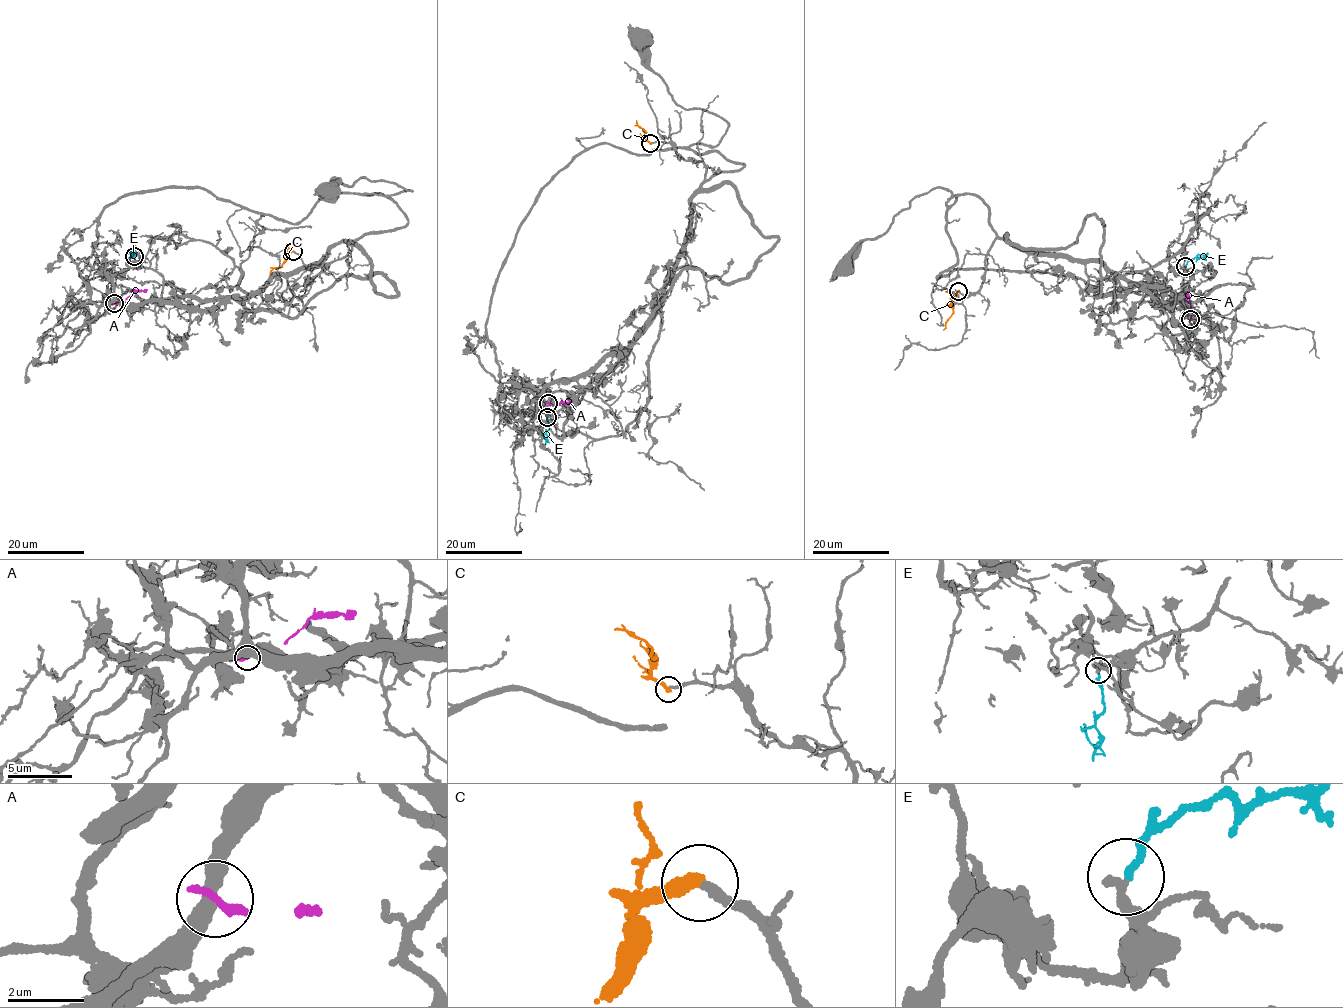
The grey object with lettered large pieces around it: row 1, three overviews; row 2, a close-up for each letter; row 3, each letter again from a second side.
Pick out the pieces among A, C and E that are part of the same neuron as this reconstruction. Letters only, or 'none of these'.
E

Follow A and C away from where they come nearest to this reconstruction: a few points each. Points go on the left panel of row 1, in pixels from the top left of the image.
A: (114, 303), (136, 291), (147, 289)
C: (293, 251), (287, 254), (282, 266), (274, 268), (270, 273)

